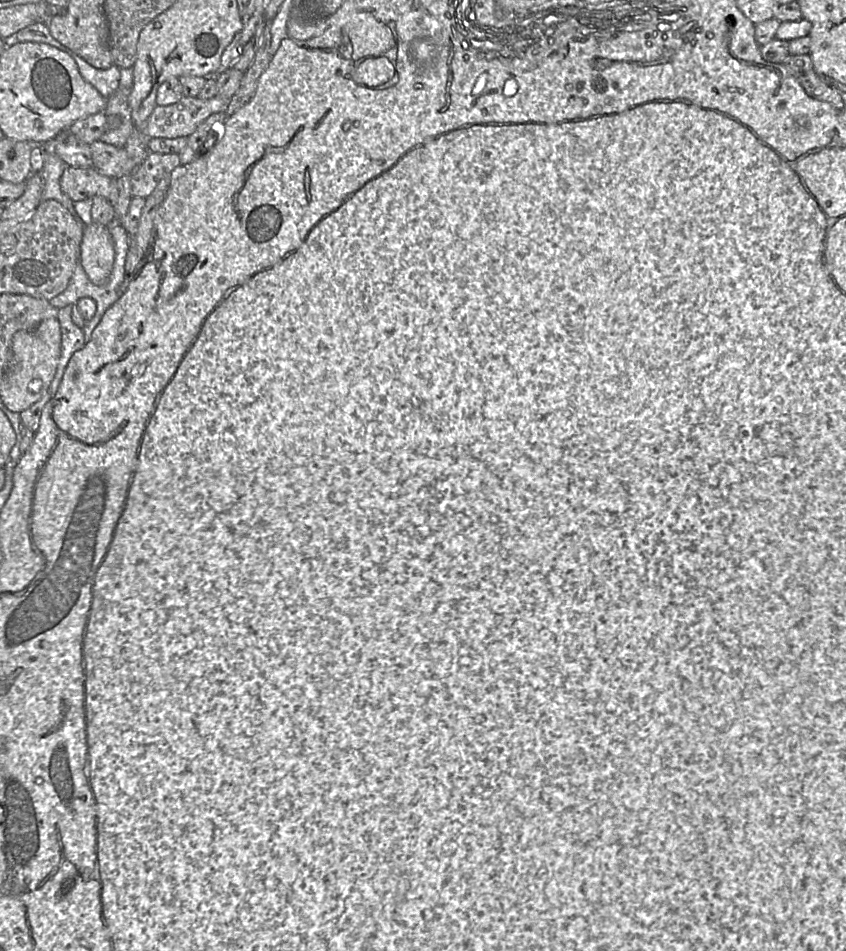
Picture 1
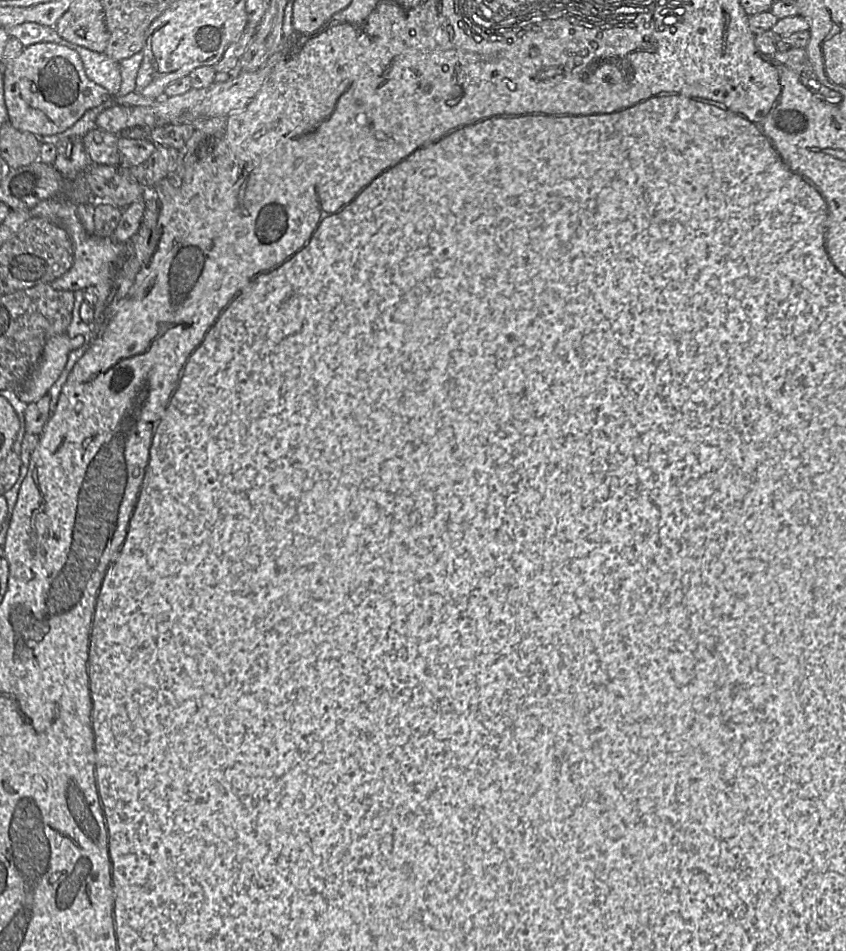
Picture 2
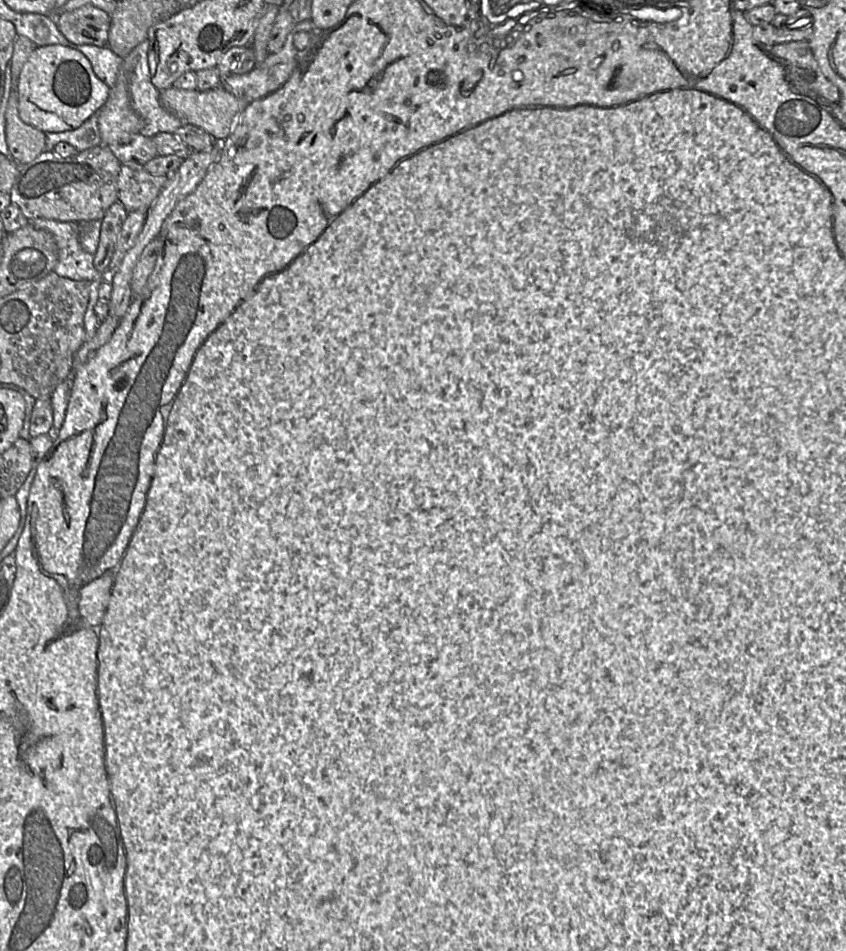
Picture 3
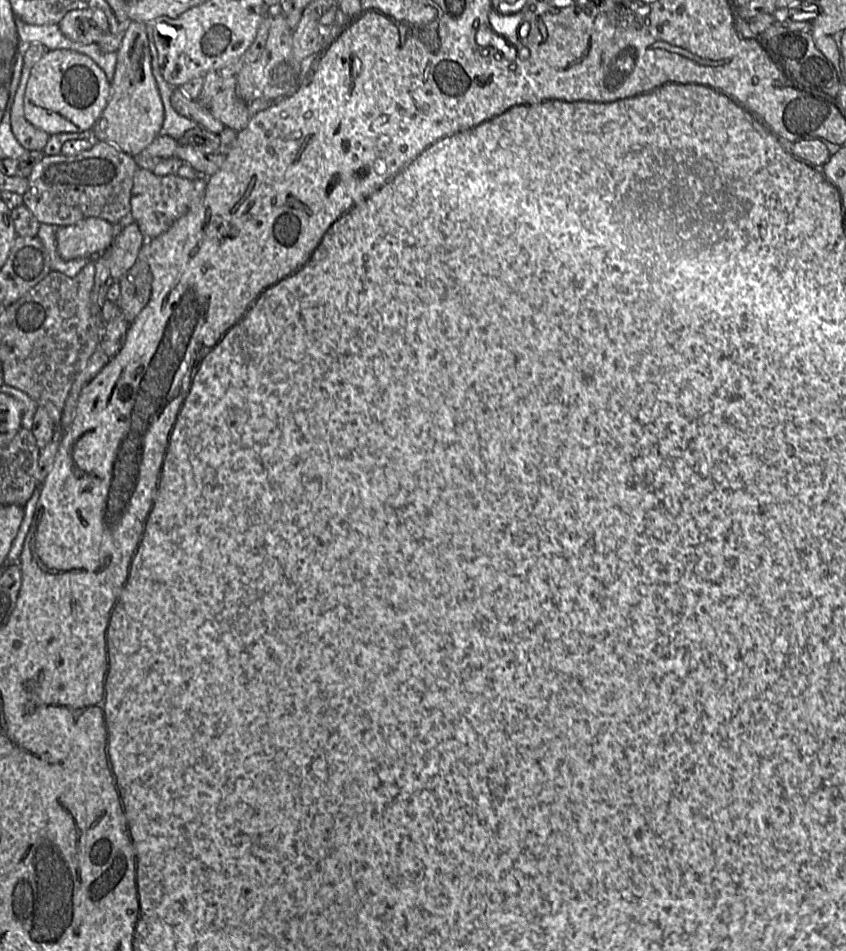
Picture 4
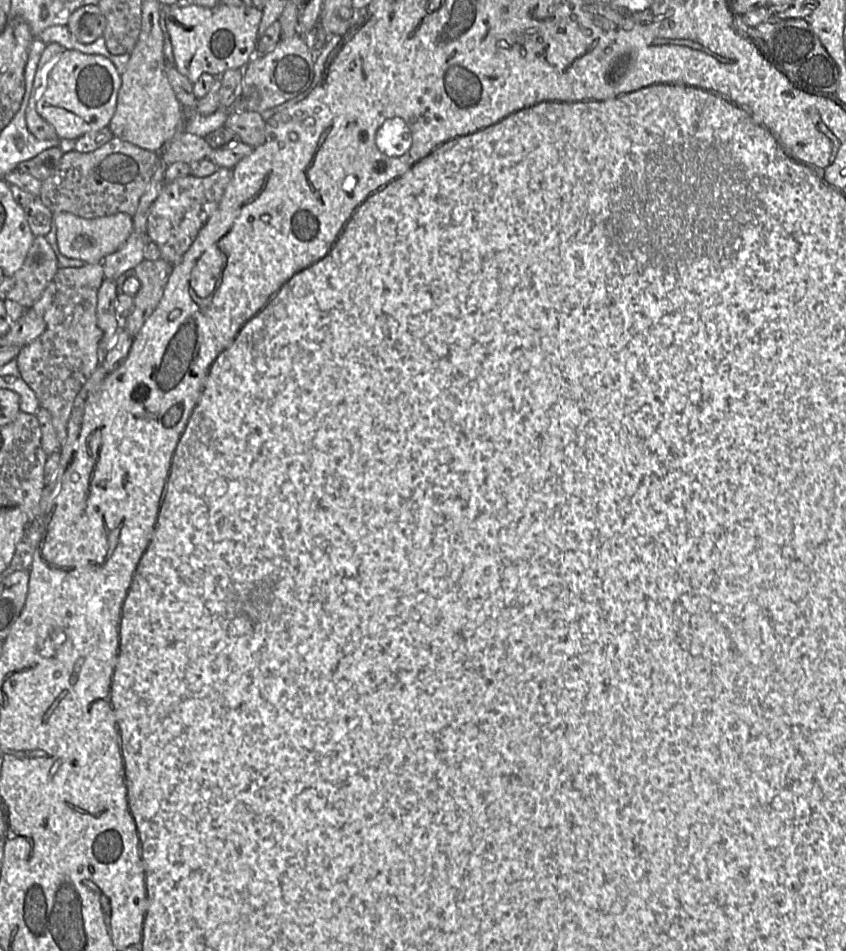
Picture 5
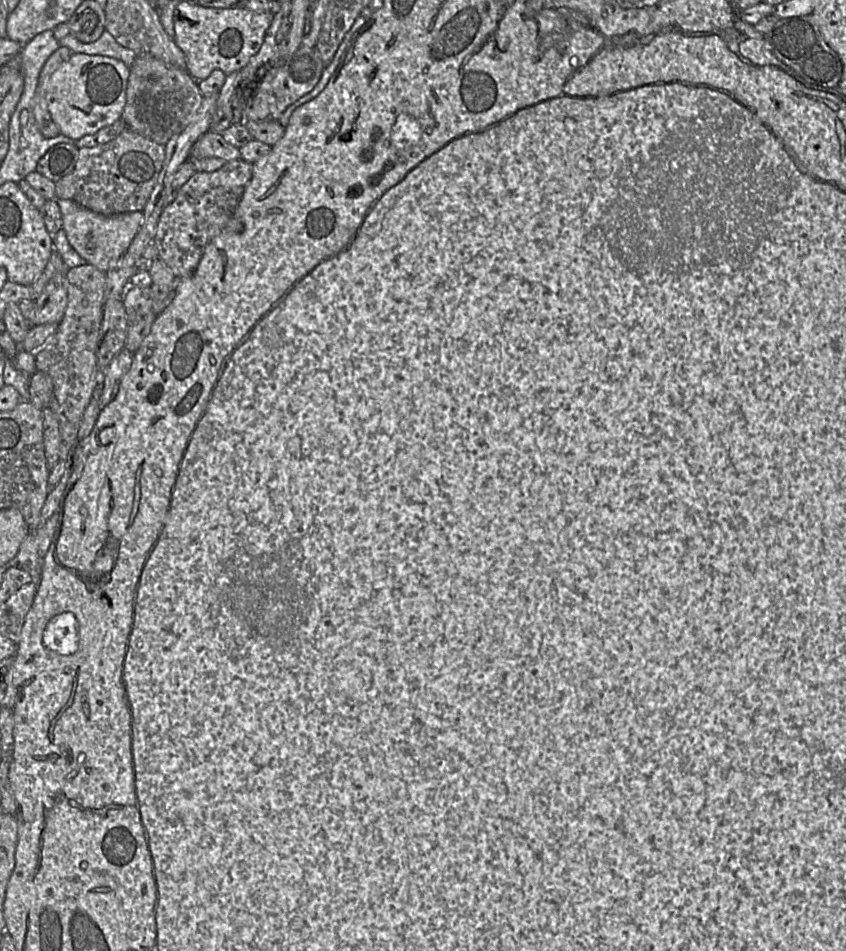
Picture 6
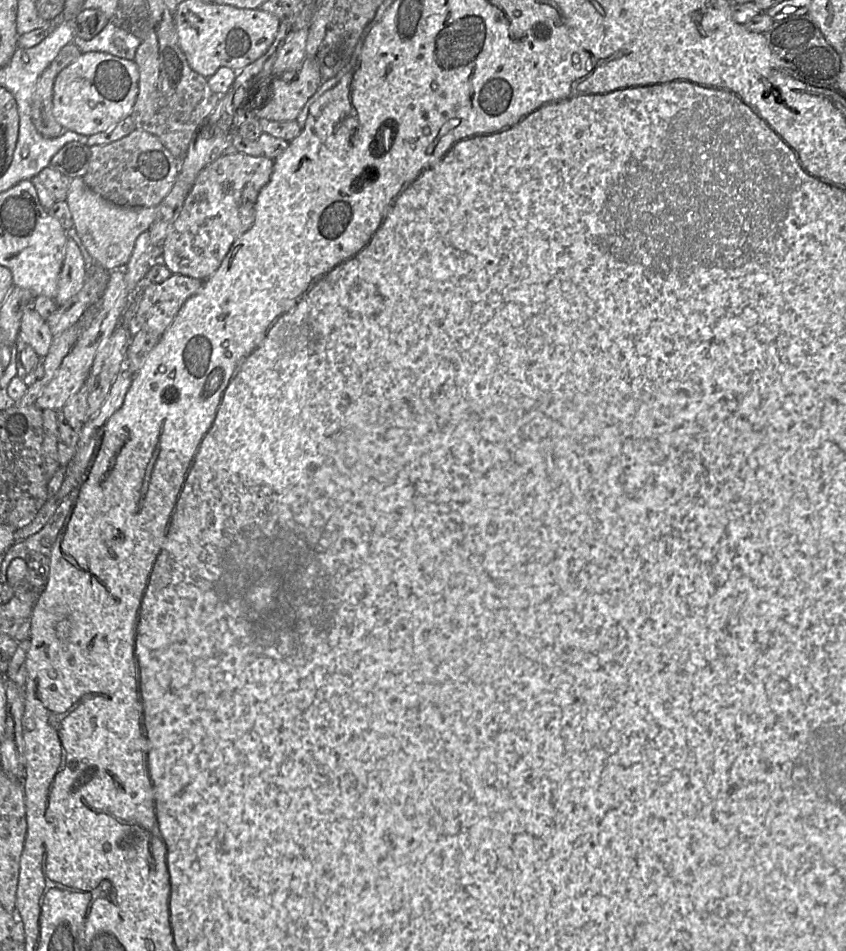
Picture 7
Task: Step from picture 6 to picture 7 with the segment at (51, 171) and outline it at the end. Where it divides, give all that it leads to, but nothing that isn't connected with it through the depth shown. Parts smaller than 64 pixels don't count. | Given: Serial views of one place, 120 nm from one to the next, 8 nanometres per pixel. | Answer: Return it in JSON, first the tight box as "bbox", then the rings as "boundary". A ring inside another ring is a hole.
{"bbox":[49,141,91,179],"boundary":[[[73,141],[62,146],[52,157],[49,167],[71,179],[83,177],[90,166],[91,147]]]}

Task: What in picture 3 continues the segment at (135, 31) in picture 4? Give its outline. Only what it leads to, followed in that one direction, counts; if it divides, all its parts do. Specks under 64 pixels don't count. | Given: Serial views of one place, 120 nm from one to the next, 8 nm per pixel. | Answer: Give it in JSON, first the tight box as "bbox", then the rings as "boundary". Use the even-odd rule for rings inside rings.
{"bbox":[98,48,143,145],"boundary":[[[135,48],[122,58],[116,84],[111,89],[108,100],[98,110],[98,127],[103,145],[127,144],[143,127],[142,120],[132,108],[129,93],[130,73],[136,57]]]}

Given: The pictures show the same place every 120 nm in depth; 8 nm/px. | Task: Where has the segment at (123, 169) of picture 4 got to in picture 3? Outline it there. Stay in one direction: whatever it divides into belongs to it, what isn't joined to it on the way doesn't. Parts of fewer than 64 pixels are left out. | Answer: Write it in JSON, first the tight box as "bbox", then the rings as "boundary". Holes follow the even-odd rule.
{"bbox":[9,145,122,222],"boundary":[[[99,145],[70,157],[61,157],[53,151],[43,151],[33,161],[19,166],[18,177],[9,193],[24,216],[33,220],[44,218],[62,222],[102,221],[108,208],[118,202],[117,180],[122,164],[106,145]]]}

